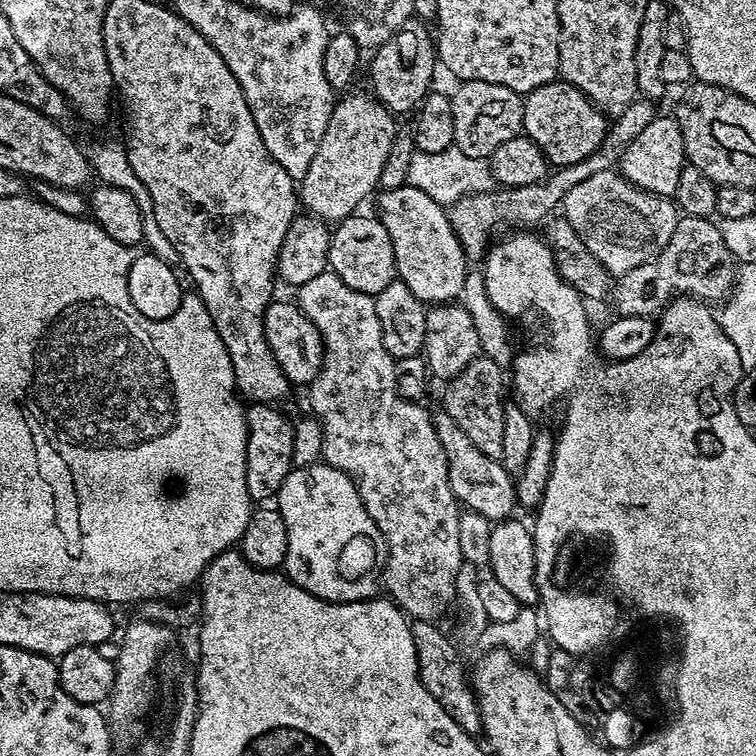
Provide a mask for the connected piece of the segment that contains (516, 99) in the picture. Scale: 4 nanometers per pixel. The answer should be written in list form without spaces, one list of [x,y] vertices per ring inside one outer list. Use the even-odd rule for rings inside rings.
[[[465,80],[459,85],[457,92],[451,93],[452,109],[454,110],[454,145],[462,153],[471,158],[487,158],[502,146],[502,142],[521,135],[524,127],[524,96],[521,93],[510,90],[506,86],[498,86],[494,82],[482,82],[481,80]]]

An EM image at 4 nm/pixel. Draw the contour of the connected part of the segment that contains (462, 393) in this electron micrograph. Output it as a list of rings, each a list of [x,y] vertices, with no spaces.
[[[486,355],[474,357],[469,365],[447,381],[444,392],[444,404],[442,410],[462,431],[470,437],[470,442],[482,450],[482,454],[500,458],[502,450],[503,410],[506,403],[504,396],[504,384],[506,388],[506,376],[502,369]]]

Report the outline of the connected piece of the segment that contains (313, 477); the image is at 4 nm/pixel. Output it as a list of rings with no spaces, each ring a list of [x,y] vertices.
[[[323,462],[304,468],[293,467],[292,473],[280,487],[278,507],[282,514],[282,522],[286,522],[288,545],[283,571],[289,580],[294,581],[302,590],[314,594],[319,600],[328,601],[329,604],[371,600],[377,595],[378,577],[381,575],[384,561],[388,558],[388,547],[374,518],[370,518],[358,494],[356,483],[342,469]]]

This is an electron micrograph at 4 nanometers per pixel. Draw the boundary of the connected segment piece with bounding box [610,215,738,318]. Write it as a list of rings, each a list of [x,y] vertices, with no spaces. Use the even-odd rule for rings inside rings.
[[[681,215],[674,226],[670,242],[653,256],[623,273],[610,289],[610,304],[616,307],[616,316],[659,317],[660,313],[681,296],[690,296],[705,302],[723,301],[736,281],[738,264],[732,259],[726,242],[722,242],[720,225],[706,216]]]

